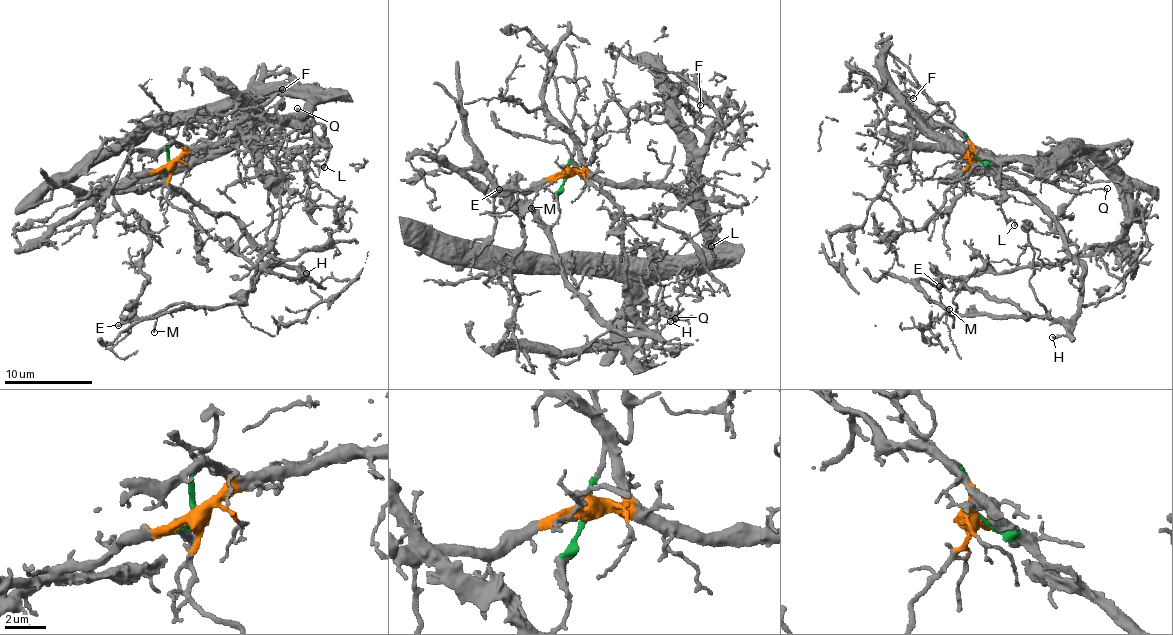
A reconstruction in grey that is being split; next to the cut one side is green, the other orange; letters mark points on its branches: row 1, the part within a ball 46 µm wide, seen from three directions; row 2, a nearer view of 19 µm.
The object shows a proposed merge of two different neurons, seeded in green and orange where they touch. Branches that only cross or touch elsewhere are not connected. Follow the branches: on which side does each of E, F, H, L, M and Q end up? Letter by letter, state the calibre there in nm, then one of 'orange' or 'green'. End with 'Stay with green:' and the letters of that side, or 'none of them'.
E: 400 nm | green
F: 160 nm | orange
H: 130 nm | green
L: 100 nm | orange
M: 120 nm | green
Q: 150 nm | orange
Stay with green: E, H, M

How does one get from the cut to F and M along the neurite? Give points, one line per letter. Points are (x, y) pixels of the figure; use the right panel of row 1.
F: (972, 153), (980, 154), (976, 164), (986, 156), (966, 154), (934, 140), (900, 95), (908, 94), (913, 99)
M: (972, 153), (1041, 201), (1085, 271), (1082, 302), (1066, 320), (950, 313), (926, 297), (920, 277), (949, 310)

